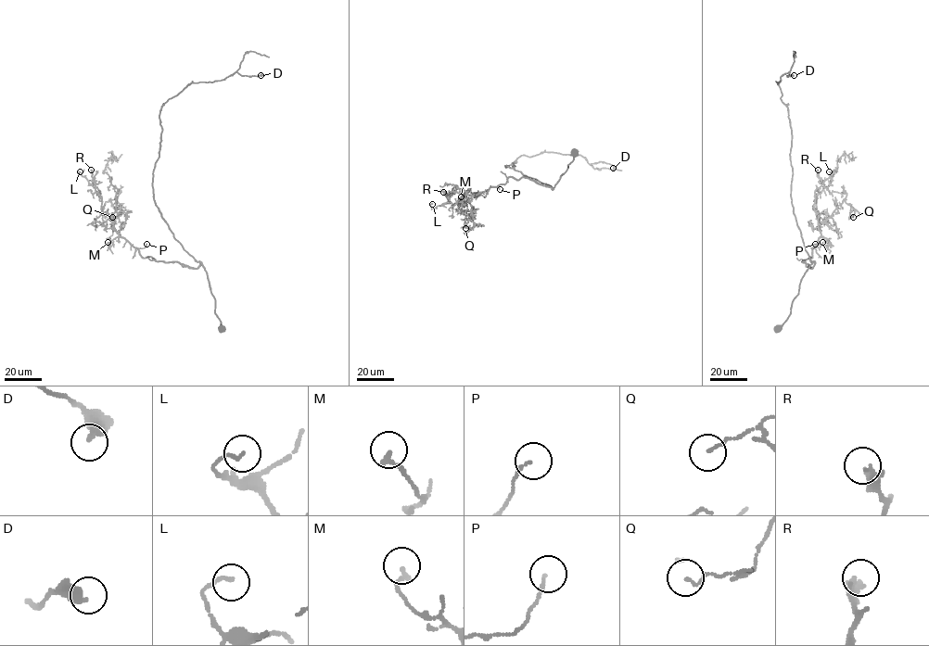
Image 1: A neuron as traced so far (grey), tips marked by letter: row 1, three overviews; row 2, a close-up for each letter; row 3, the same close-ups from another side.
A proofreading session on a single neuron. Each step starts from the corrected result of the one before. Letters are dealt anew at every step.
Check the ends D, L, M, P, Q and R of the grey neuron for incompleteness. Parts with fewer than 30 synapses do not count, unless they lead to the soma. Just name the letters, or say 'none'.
none

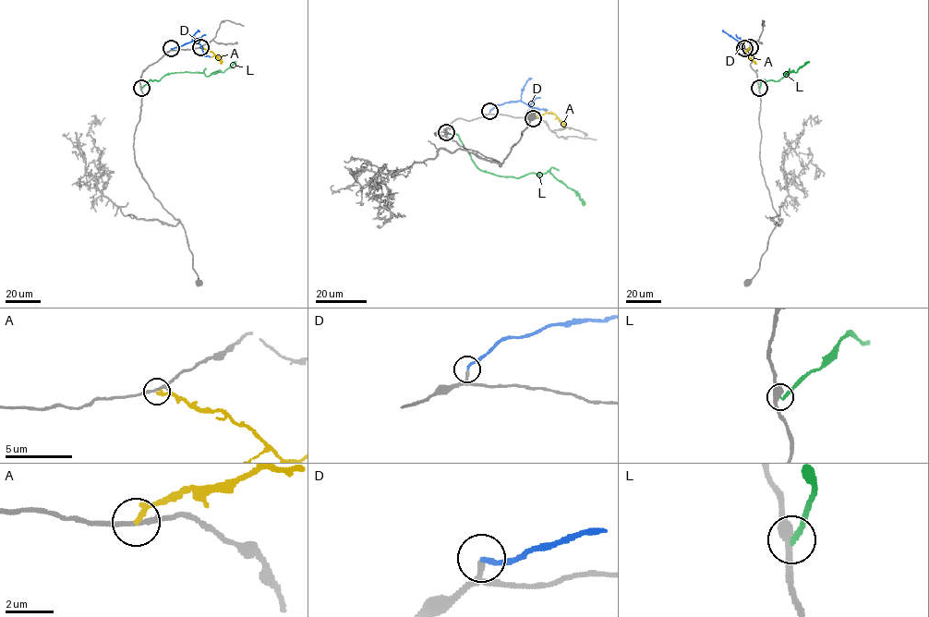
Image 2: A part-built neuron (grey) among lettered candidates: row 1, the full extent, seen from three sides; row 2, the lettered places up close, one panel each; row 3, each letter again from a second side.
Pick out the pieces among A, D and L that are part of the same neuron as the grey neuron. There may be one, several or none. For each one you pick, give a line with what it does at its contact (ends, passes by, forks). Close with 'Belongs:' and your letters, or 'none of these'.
D: It ends there
Belongs: D

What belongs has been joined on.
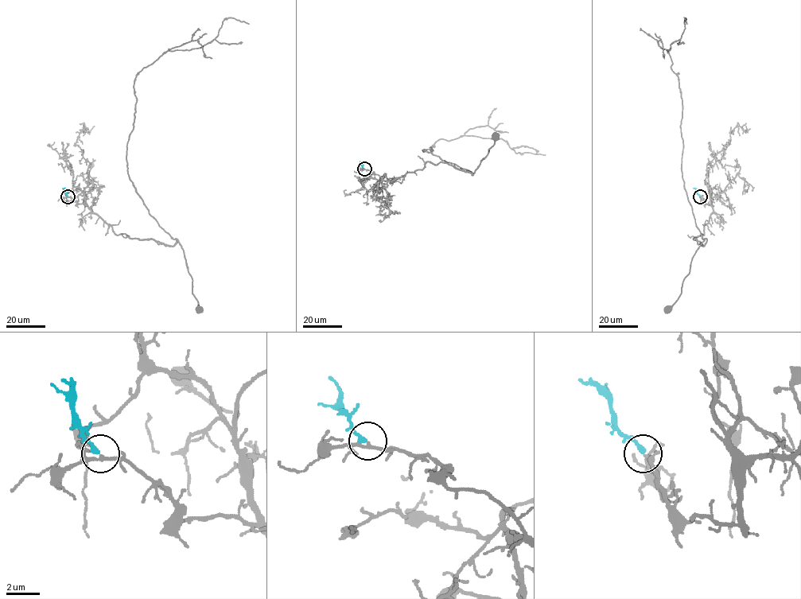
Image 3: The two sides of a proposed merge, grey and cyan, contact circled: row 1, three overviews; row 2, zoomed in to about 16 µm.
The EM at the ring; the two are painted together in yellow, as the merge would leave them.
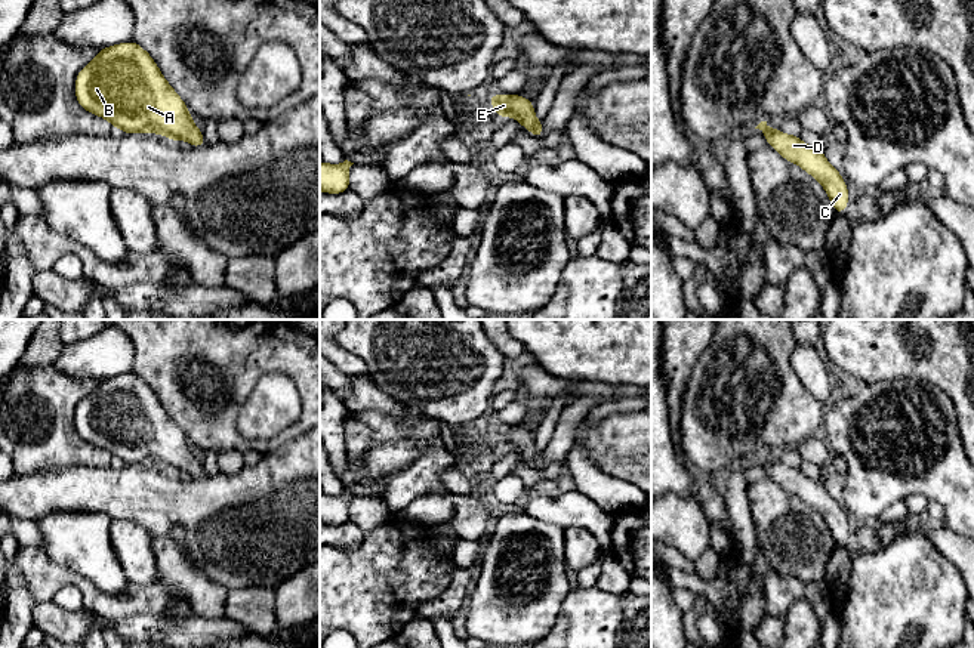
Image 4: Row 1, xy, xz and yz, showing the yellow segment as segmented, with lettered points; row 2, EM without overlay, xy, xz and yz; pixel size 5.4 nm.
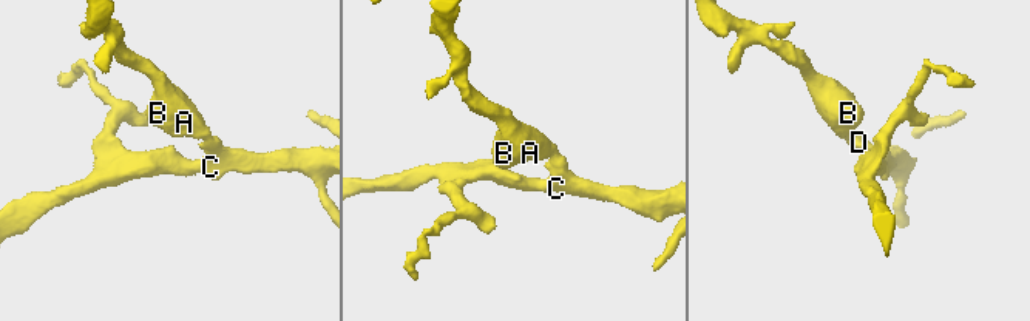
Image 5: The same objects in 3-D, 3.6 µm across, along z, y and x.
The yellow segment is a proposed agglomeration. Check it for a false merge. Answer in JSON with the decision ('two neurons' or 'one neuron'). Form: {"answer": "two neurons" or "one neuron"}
{"answer": "one neuron"}

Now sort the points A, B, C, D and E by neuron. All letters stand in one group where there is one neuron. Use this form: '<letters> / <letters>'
A B C D E

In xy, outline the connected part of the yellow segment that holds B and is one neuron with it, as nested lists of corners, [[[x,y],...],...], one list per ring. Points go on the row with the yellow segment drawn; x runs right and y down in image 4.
[[[135,41],[99,49],[96,58],[77,74],[74,90],[83,109],[108,120],[126,135],[158,133],[172,141],[188,141],[194,148],[206,144],[185,102],[163,77],[151,55]]]

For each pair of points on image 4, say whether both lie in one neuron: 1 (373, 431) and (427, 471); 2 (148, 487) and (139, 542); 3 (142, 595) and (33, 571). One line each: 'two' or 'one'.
1: one
2: two
3: one

